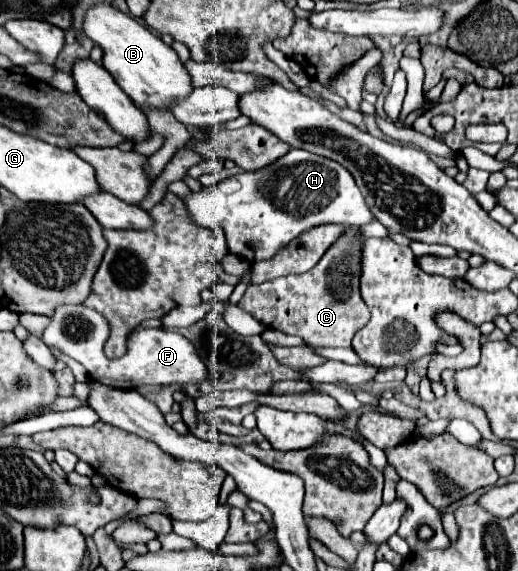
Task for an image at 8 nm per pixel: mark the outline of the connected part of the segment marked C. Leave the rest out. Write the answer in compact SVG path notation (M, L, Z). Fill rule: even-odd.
M347 227L311 271L247 287L239 307L251 313L265 327L277 329L285 335L303 337L309 345L351 347L353 335L369 321L369 311L359 291L363 241L365 239L357 227ZM333 277L337 277L335 287Z

